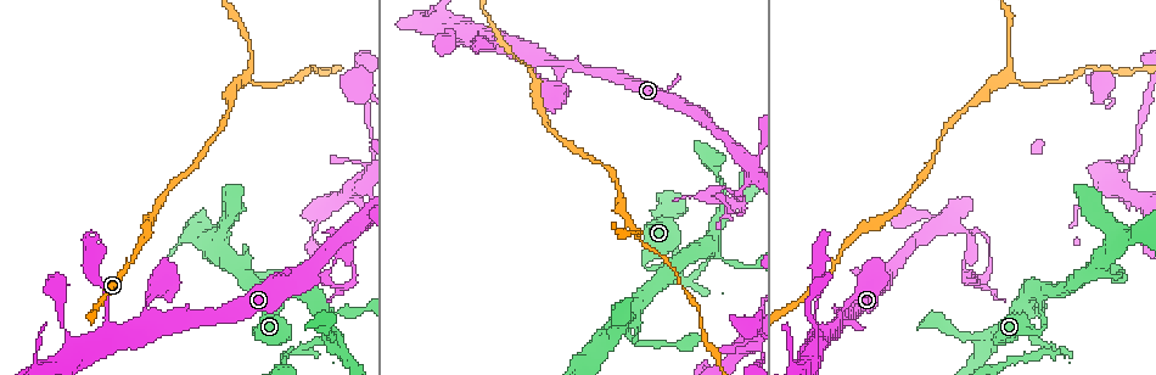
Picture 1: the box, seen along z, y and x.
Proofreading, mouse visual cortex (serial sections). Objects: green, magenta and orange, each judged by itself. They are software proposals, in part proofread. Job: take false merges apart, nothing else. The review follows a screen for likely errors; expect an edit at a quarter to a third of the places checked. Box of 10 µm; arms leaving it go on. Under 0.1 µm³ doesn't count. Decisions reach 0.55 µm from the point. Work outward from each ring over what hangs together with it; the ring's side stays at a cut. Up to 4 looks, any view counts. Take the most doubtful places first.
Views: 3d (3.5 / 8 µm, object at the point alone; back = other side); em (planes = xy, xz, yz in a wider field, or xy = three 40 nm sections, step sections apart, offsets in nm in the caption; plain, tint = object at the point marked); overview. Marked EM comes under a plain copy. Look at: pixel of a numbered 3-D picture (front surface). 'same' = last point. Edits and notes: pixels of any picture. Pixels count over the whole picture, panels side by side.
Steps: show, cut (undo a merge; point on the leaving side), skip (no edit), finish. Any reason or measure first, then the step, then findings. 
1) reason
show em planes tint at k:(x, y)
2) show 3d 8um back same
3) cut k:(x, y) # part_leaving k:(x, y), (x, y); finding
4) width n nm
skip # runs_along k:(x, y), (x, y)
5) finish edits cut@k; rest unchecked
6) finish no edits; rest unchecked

three arms meet
show 3d 3.5um back at 1:(636, 229)

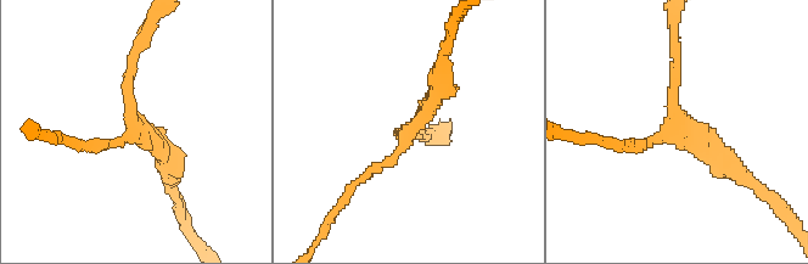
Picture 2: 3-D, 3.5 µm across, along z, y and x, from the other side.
arms 3; arm_widths 150, 150, 300 nm
show em xy step 2 tint at 2:(141, 138)

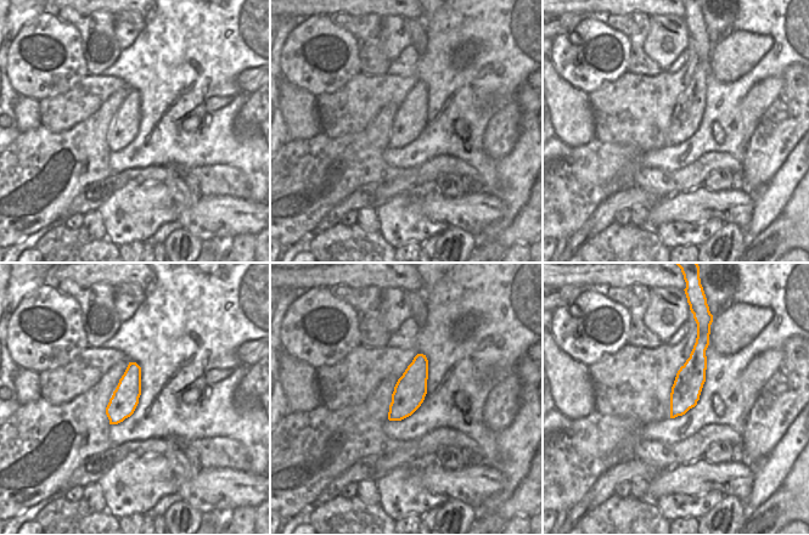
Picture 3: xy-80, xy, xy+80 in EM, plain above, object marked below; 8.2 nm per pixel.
skip # runs_along 2:(443, 69), (398, 153), (357, 185); one cell here

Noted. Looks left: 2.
abrupt turn
show 3d 3.5um at 1:(726, 187)

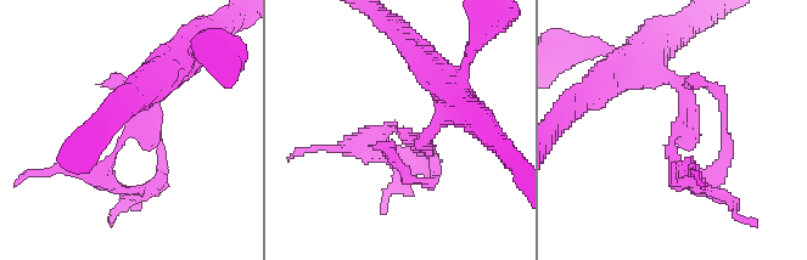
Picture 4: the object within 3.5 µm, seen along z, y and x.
show em planes tint at 4:(668, 144)

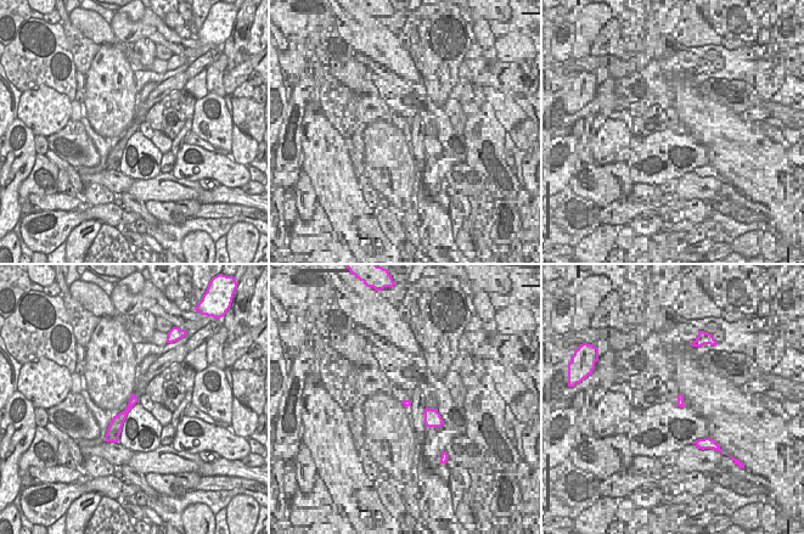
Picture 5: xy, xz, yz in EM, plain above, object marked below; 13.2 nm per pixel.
cut 4:(366, 137) # part_leaving 4:(394, 126), (380, 146), (432, 168); a second cell is stuck on

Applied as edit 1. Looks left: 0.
finish edits cut@4; rest unchecked

